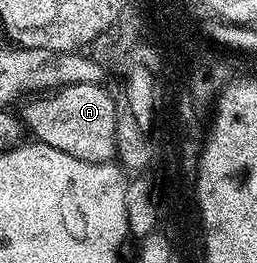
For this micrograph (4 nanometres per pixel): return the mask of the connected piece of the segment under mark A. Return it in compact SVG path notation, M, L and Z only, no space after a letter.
M73 84L46 96L31 96L22 103L21 121L36 142L43 142L57 152L77 156L91 164L110 162L116 157L115 133L117 132L116 95L106 90L106 85Z

